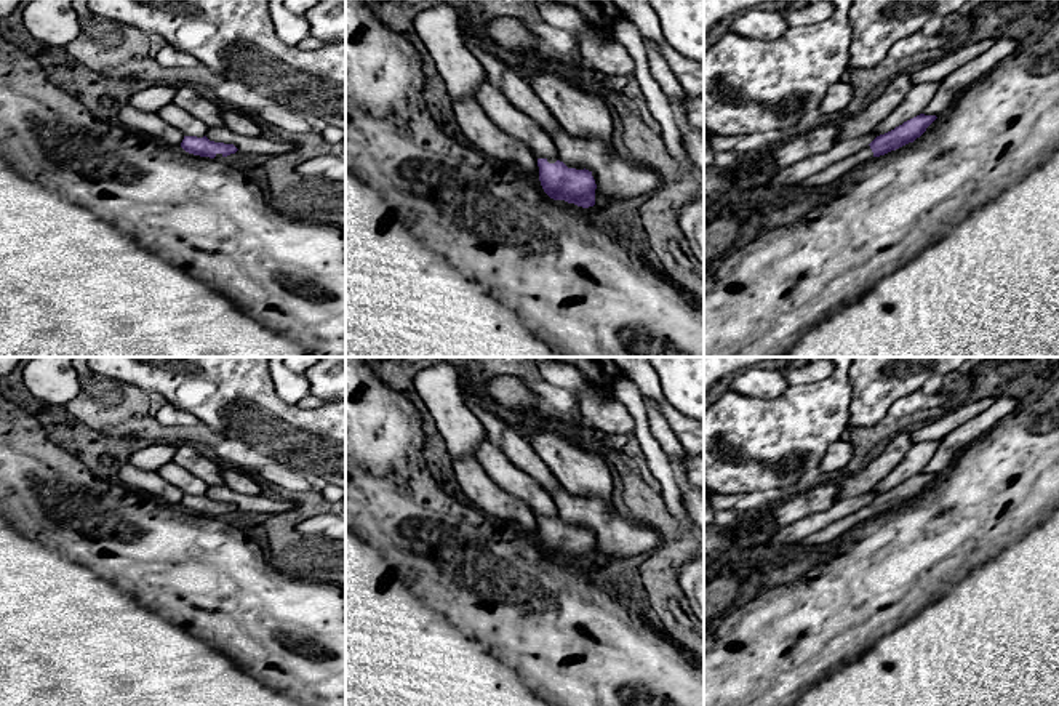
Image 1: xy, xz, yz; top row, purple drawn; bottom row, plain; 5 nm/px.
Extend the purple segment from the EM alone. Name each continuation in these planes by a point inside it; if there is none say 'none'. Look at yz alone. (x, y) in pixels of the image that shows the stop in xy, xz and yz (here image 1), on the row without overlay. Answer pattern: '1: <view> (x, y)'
1: yz (829, 535)

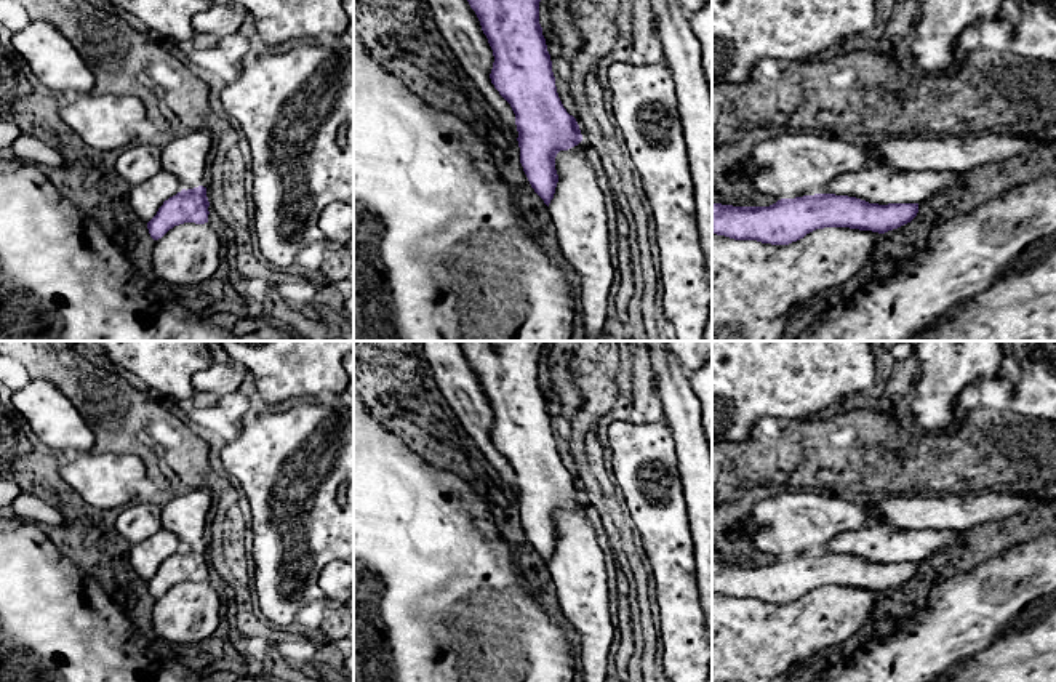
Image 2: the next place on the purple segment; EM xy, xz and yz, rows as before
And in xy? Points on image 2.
none

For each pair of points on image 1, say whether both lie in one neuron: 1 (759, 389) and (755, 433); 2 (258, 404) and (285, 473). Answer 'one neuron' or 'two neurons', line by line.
1: two neurons
2: two neurons

